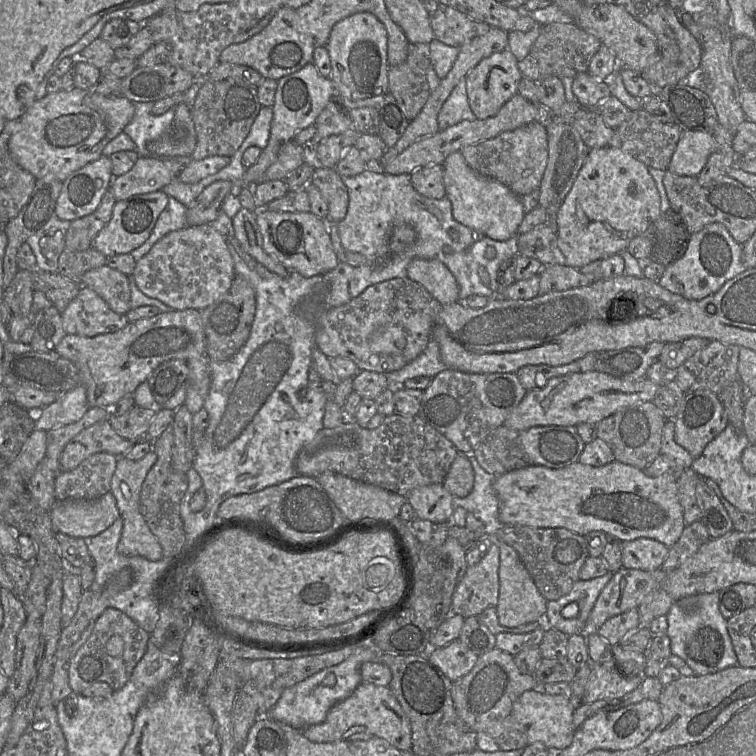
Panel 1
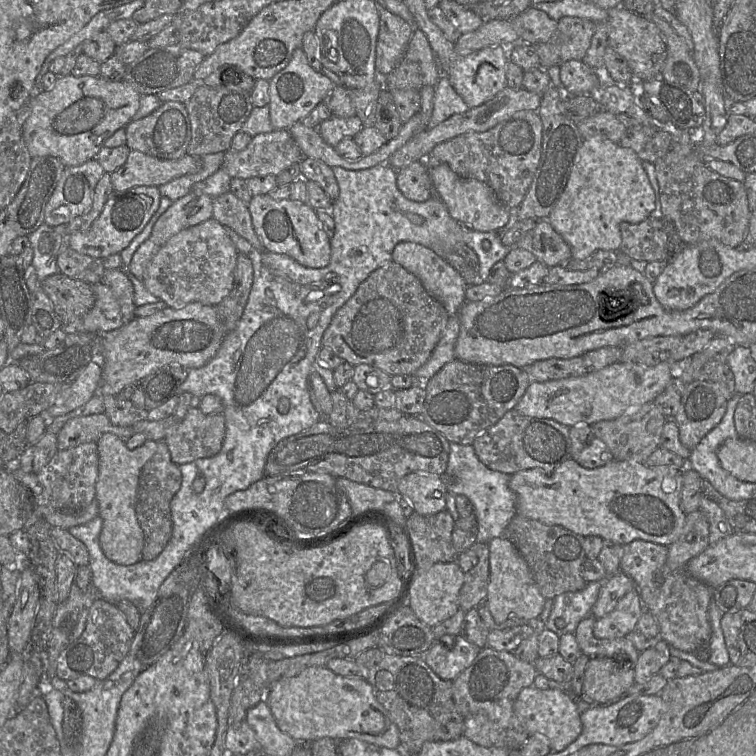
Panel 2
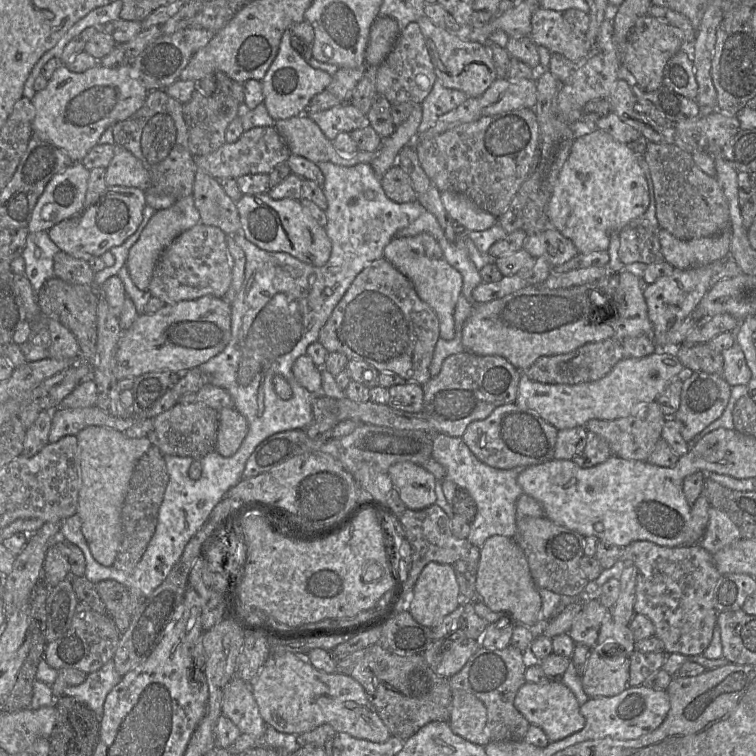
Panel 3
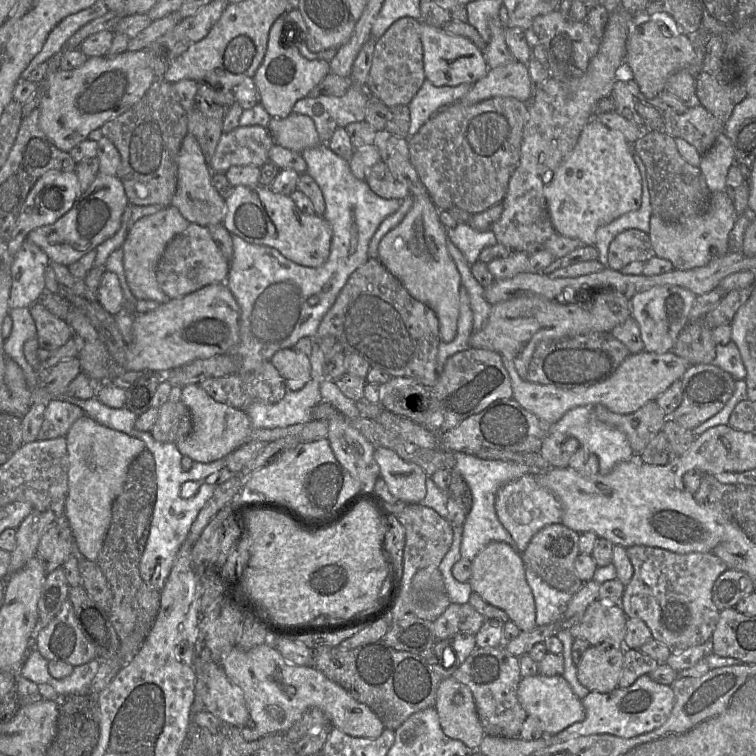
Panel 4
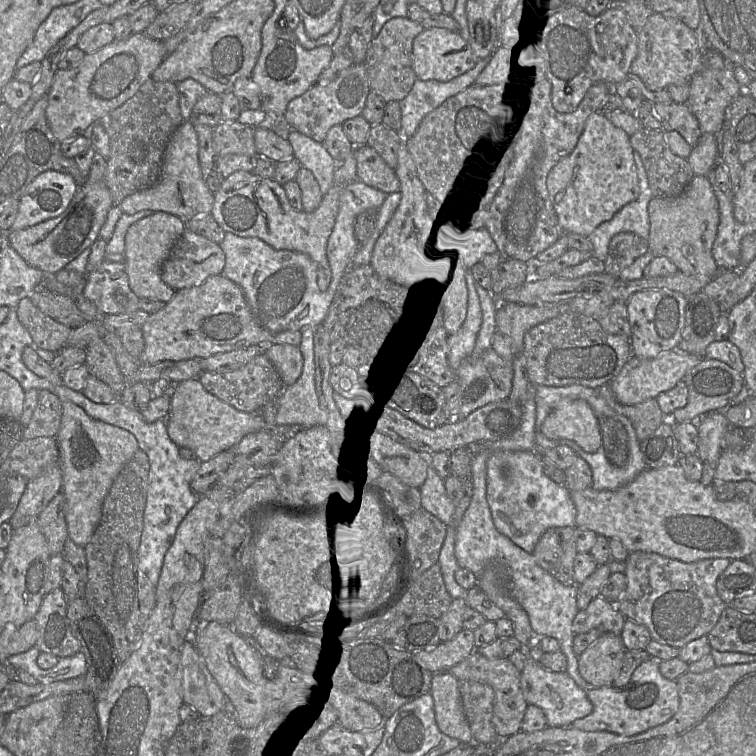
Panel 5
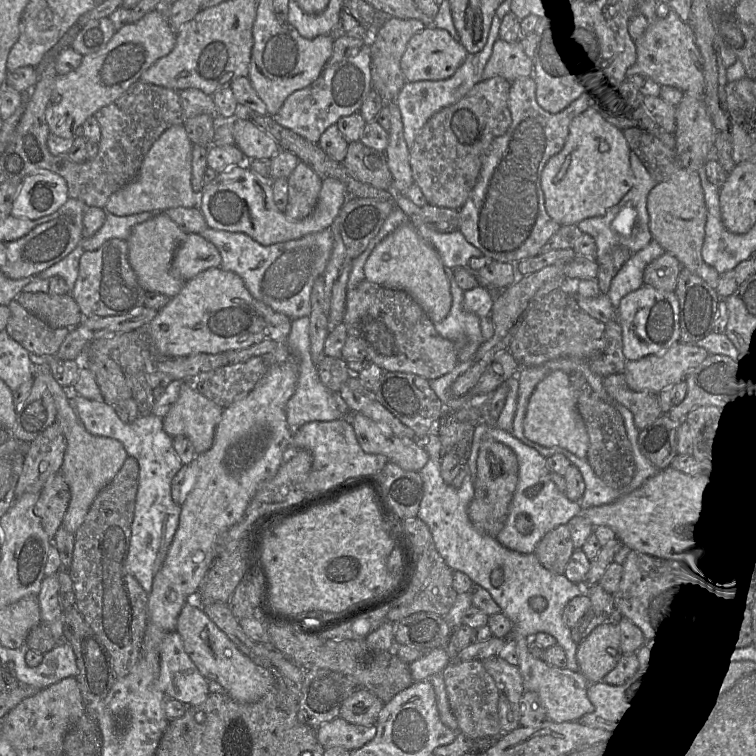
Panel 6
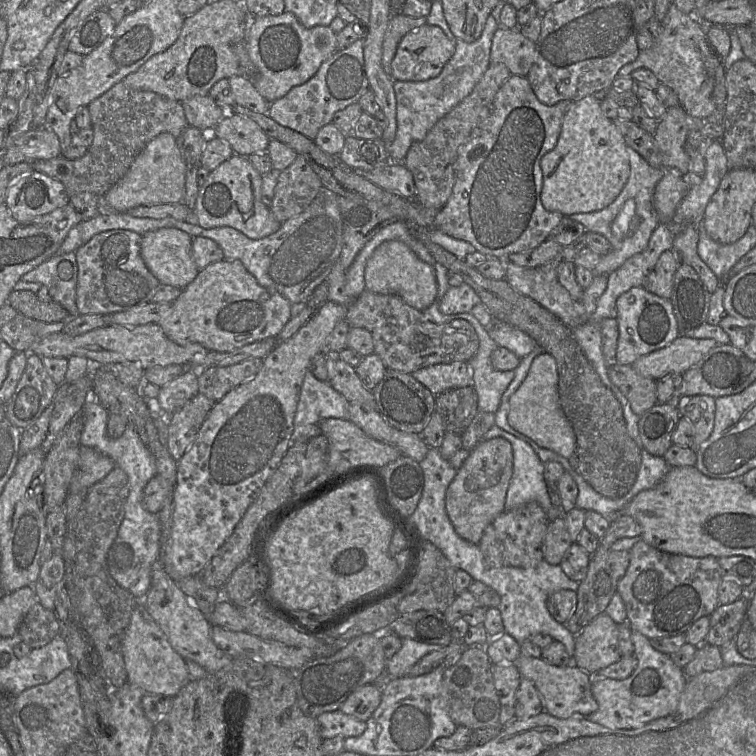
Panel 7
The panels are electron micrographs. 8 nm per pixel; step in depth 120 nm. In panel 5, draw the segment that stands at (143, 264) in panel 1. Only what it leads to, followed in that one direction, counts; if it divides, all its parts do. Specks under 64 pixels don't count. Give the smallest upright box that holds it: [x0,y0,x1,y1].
[161,229,225,291]

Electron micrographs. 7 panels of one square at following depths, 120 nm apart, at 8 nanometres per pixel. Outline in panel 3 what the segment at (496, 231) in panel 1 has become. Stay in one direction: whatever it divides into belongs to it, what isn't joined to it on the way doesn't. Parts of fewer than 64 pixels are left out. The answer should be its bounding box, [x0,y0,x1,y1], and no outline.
[441,191,498,231]

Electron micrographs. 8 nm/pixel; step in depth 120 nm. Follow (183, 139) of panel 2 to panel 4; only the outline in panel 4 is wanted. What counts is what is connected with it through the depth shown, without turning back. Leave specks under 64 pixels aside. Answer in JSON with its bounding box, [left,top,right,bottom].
[100,79,188,206]

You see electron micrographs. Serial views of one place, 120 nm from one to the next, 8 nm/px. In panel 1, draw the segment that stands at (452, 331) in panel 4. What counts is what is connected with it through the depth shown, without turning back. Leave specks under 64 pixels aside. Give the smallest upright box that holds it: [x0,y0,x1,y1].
[407,259,459,306]

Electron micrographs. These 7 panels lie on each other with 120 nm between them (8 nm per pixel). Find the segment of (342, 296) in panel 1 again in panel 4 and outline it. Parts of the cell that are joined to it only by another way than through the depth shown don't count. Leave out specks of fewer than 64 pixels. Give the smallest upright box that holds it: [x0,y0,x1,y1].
[301,144,400,294]

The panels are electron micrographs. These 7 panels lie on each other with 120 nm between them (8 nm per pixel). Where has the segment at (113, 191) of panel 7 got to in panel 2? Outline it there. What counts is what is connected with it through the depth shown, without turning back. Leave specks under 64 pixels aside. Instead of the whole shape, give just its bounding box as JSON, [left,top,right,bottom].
[212,191,265,250]

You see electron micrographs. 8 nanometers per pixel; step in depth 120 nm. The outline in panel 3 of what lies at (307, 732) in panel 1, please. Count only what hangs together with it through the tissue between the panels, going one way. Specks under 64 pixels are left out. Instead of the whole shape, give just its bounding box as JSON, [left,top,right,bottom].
[250,652,391,743]

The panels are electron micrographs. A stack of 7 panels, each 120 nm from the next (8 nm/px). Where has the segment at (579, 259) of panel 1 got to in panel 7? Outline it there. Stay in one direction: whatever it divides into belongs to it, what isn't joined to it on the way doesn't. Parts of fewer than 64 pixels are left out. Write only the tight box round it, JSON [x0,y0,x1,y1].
[540,95,630,217]

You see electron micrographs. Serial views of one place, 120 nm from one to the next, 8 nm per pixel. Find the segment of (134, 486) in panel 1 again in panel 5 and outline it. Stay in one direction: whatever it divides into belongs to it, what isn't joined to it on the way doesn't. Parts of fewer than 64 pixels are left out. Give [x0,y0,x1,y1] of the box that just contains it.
[56,400,139,547]

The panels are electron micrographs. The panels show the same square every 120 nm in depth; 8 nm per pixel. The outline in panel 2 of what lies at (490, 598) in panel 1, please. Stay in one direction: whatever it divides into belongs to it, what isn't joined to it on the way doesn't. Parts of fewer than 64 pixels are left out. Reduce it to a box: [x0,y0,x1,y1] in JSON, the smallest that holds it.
[459,542,490,612]

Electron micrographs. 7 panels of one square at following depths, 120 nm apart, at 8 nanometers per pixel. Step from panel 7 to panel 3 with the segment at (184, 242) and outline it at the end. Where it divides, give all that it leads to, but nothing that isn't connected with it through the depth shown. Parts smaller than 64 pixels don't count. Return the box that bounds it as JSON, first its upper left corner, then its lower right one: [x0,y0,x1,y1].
[125,195,200,291]

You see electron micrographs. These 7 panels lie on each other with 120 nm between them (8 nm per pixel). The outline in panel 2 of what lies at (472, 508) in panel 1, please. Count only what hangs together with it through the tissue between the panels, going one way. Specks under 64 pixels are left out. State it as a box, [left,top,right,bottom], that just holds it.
[445,443,517,543]

